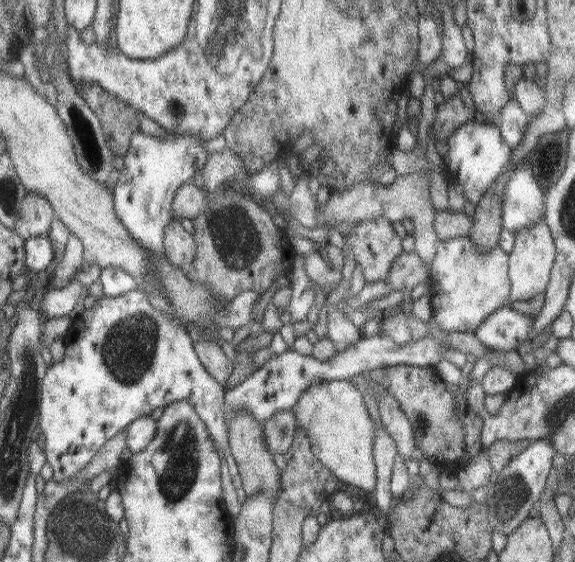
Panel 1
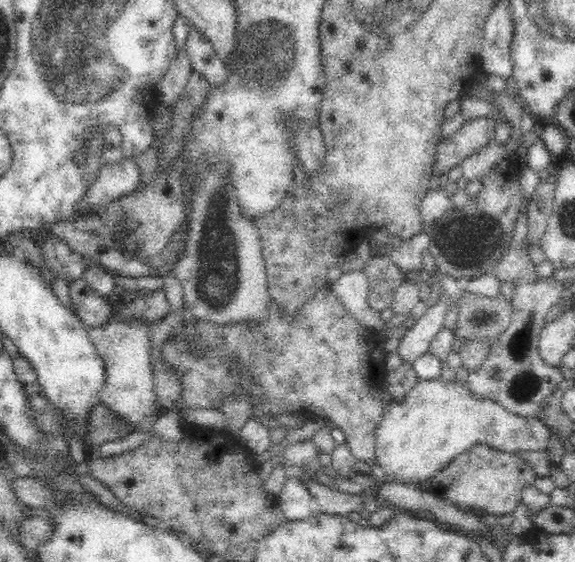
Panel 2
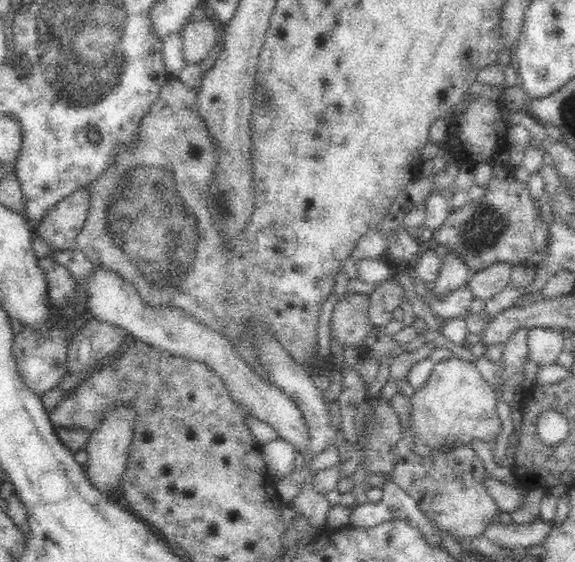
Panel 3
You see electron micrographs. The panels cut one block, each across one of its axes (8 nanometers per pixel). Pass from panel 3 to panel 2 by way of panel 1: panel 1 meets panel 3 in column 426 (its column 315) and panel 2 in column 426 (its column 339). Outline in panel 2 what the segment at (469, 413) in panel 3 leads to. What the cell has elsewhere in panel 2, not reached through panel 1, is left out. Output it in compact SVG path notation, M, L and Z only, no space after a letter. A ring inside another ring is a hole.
M420 380L406 396L402 398L388 398L384 404L386 412L376 428L376 466L382 468L384 476L380 482L398 482L398 484L420 484L424 480L430 480L430 476L444 470L456 456L470 450L474 444L490 444L502 452L522 452L522 450L546 450L550 442L550 428L534 418L534 416L518 416L506 410L502 404L494 400L478 400L466 384L454 384L454 382L442 382L438 380Z

